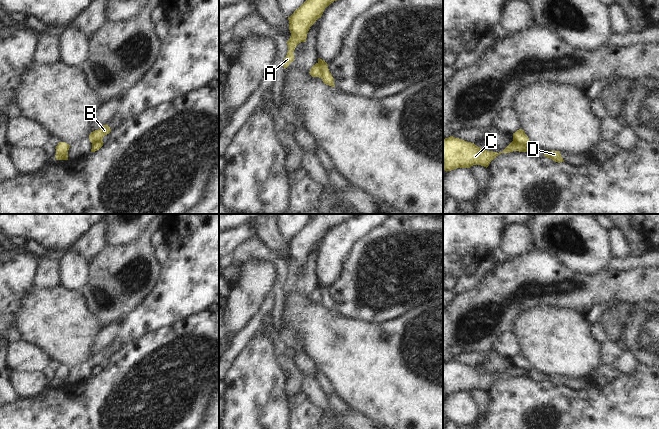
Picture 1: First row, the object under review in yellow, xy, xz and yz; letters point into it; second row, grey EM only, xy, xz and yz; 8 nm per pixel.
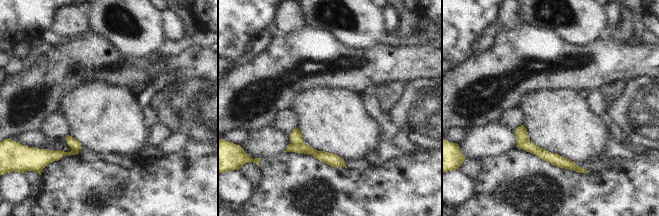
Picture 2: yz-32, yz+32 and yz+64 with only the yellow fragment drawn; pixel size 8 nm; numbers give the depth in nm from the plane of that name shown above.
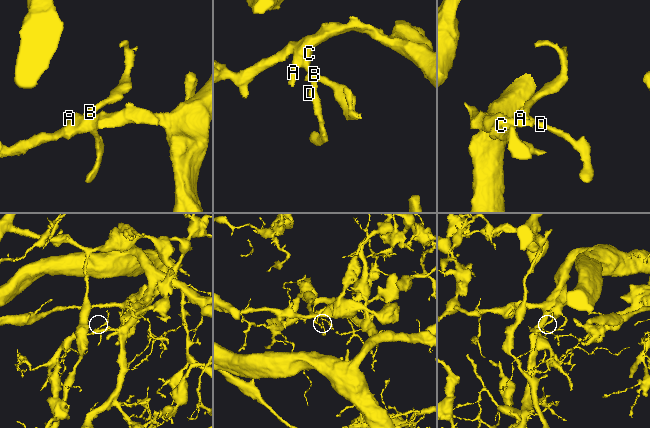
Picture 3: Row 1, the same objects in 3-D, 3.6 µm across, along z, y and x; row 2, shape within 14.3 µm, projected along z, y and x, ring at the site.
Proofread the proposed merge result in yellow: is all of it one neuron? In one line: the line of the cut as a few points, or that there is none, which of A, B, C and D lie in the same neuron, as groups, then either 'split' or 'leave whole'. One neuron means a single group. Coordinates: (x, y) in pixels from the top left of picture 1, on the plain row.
yz (513, 364), (524, 368), (530, 366) | A C D / B | split

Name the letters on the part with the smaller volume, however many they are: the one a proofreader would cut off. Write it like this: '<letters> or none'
B

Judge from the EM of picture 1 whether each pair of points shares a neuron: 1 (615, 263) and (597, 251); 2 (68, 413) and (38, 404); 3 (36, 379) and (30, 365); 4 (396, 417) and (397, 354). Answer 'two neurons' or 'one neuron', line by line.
1: two neurons
2: one neuron
3: two neurons
4: one neuron

